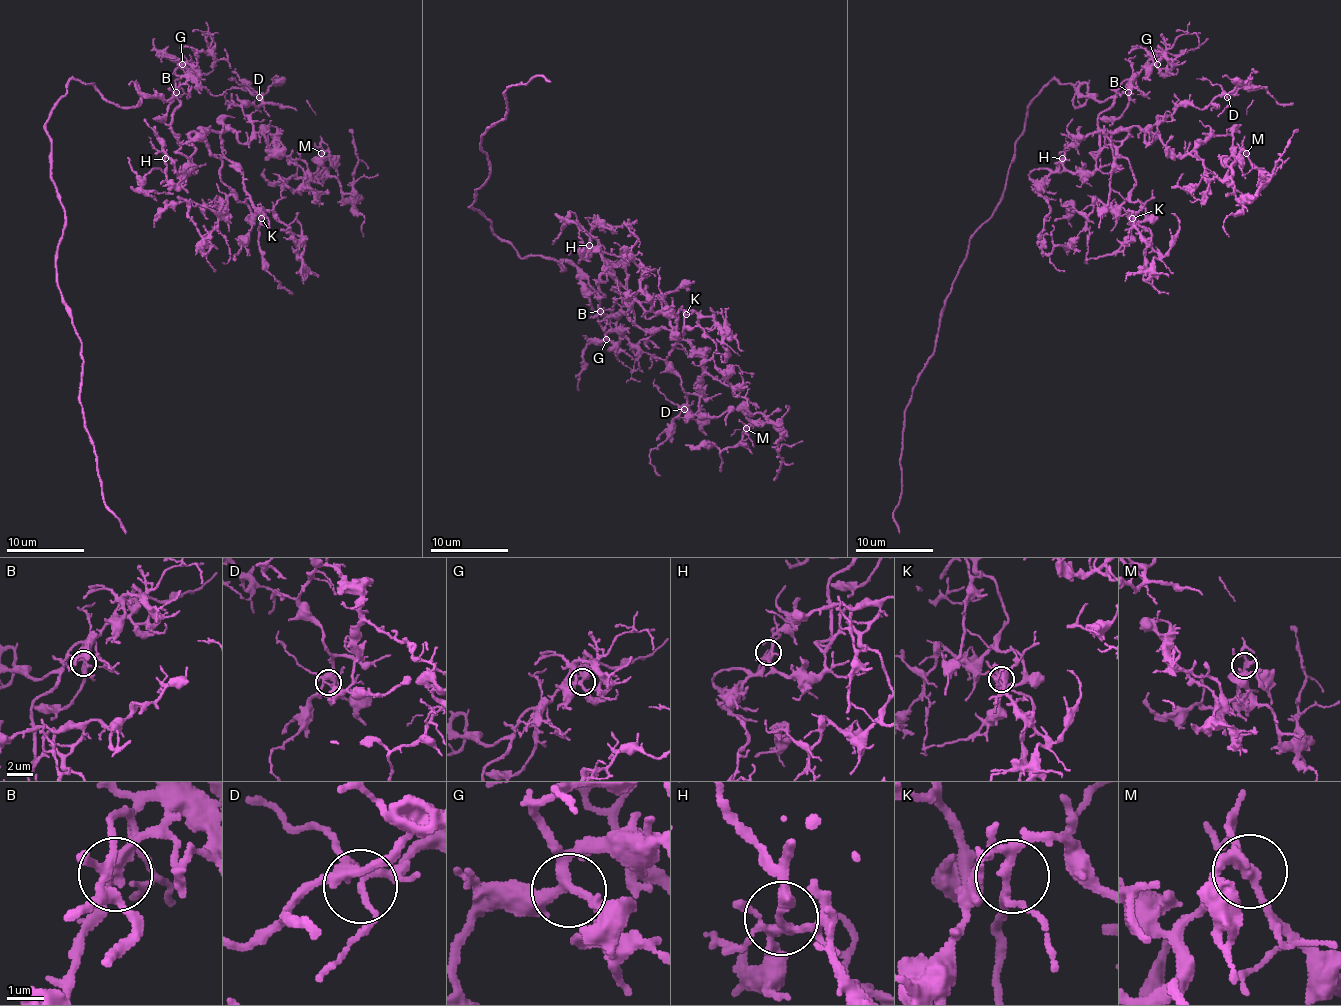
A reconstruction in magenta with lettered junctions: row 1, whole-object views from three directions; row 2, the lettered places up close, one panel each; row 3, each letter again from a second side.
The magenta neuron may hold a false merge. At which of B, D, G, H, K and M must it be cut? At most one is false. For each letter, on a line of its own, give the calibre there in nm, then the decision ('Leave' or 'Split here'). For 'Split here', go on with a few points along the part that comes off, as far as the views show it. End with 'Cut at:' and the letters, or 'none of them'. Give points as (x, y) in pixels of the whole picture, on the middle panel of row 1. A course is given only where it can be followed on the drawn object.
B: Thickness 240 nm. Leave
D: Thickness 180 nm. Leave
G: Thickness 260 nm. Leave
H: Thickness 200 nm. Leave
K: Thickness 200 nm. Leave
M: Thickness 200 nm. Leave
Cut at: none of them

